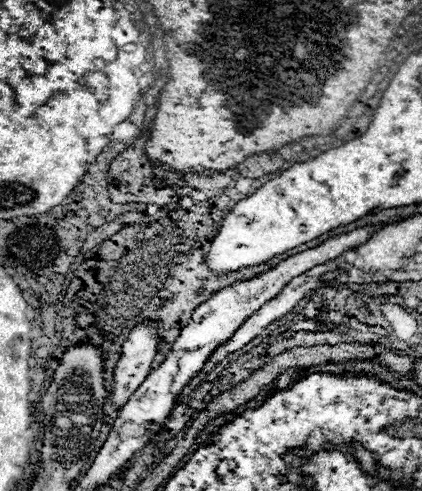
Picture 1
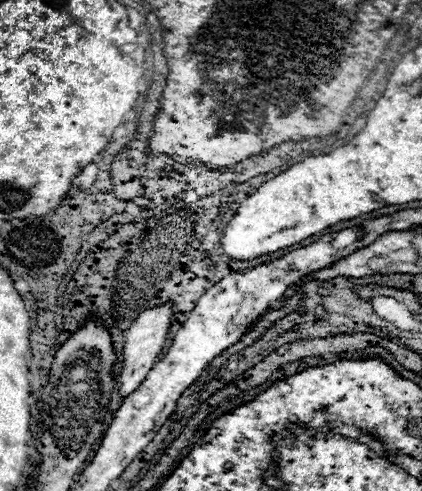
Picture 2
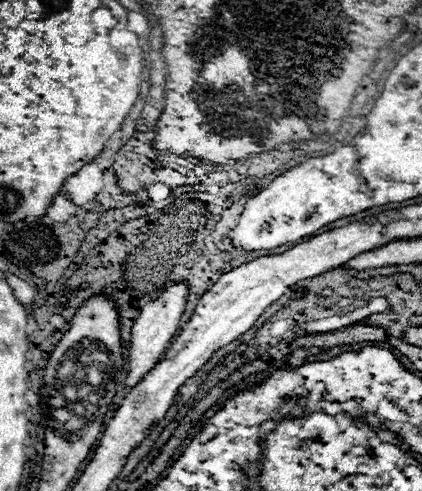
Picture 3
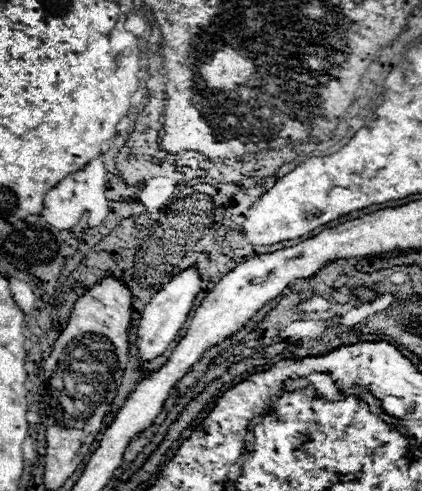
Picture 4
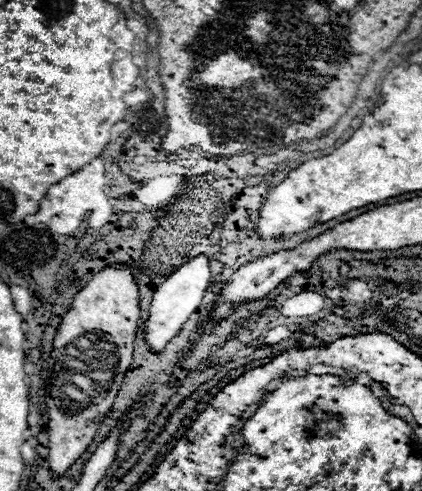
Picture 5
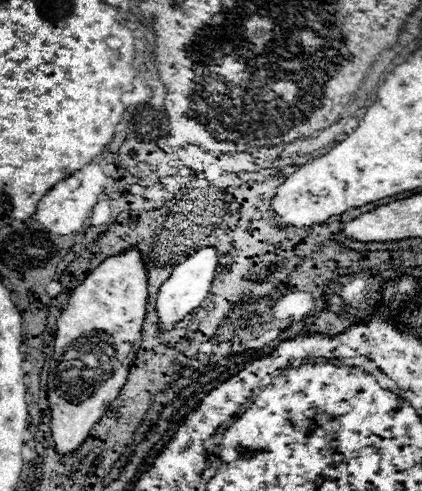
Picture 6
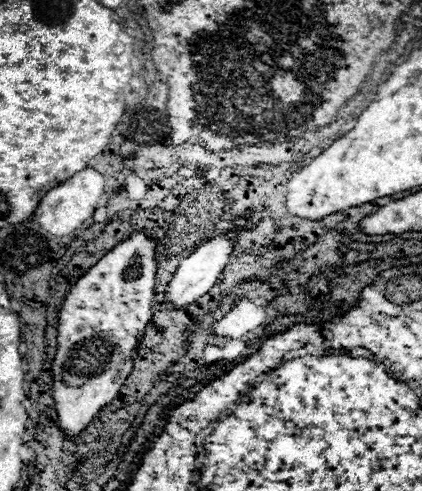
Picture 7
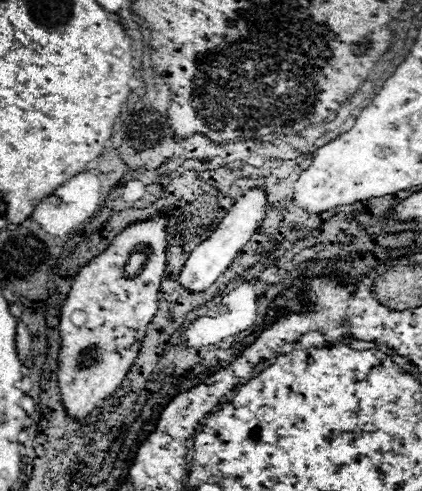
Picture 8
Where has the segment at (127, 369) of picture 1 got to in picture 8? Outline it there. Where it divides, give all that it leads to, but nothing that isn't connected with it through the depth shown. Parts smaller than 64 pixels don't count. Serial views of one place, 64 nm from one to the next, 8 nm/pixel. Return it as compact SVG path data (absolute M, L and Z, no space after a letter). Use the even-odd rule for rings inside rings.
M250 190L248 194L244 194L234 204L234 208L228 210L228 214L222 218L222 222L212 232L212 236L206 238L202 244L198 244L190 252L190 256L188 256L182 272L178 276L180 286L186 288L188 292L202 292L202 290L210 288L218 280L218 276L232 264L232 260L236 258L238 250L250 240L250 236L256 232L256 228L264 220L264 214L266 214L264 206L266 206L266 196L264 196L262 190Z

